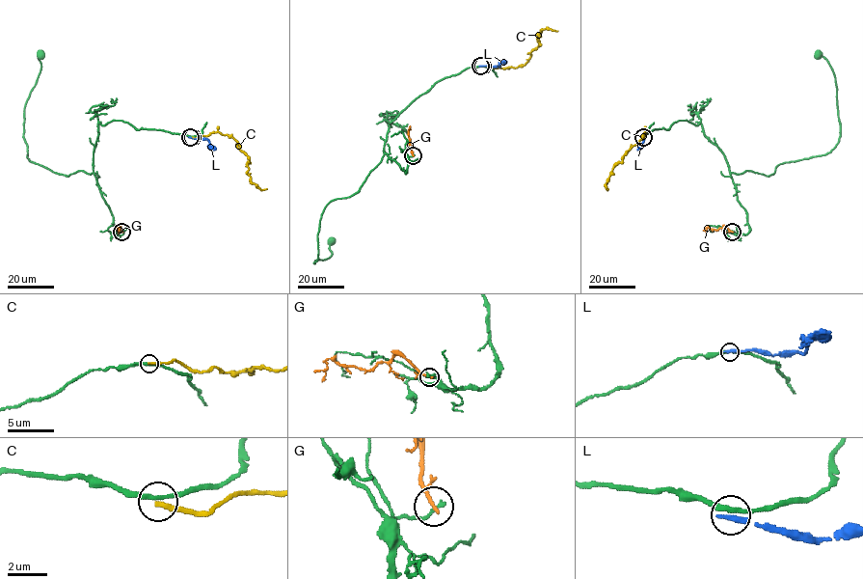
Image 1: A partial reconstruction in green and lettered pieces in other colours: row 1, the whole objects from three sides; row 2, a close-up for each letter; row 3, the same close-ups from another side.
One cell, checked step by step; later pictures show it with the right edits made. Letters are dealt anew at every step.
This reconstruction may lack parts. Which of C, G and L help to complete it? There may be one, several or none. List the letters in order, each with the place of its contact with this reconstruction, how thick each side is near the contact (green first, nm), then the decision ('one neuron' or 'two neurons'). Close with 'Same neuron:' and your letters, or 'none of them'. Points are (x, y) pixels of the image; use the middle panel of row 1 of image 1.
C: contact (482, 66); calibres 220 and 220 nm; two neurons
G: contact (413, 155); calibres 200 and 180 nm; two neurons
L: contact (480, 66); calibres 220 and 320 nm; two neurons
Same neuron: none of them

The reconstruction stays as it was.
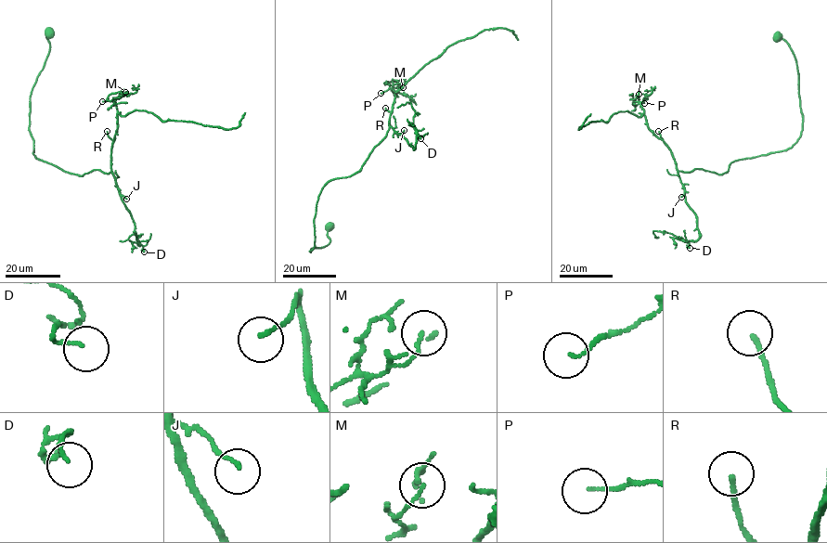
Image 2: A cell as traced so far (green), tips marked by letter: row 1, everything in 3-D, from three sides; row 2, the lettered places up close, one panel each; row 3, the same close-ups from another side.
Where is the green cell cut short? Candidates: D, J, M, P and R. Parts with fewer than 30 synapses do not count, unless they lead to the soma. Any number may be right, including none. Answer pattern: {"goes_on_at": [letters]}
{"goes_on_at": ["R"]}

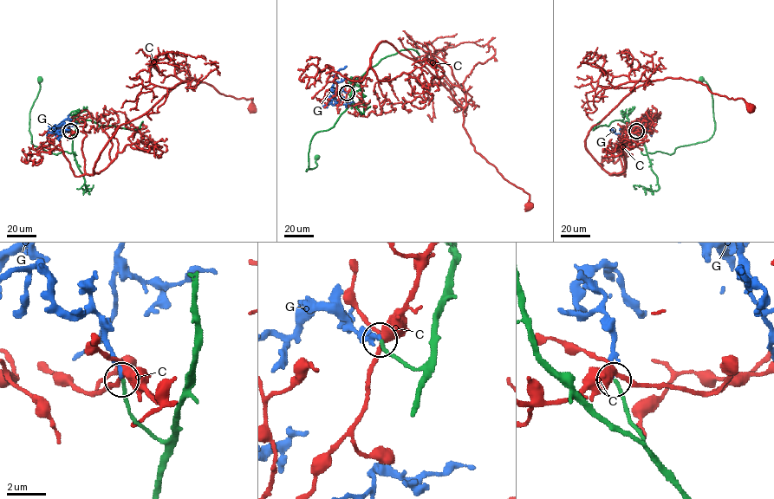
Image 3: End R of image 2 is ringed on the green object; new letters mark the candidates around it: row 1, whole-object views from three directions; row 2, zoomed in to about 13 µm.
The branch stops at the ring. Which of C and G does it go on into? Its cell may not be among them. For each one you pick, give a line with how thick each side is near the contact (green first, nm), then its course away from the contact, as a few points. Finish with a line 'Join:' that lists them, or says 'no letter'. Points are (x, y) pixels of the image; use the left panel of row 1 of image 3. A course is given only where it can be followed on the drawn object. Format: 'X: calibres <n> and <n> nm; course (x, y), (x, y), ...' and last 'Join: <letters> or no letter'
Join: no letter

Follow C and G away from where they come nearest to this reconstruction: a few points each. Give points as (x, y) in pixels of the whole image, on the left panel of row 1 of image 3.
C: (70, 131), (86, 134), (81, 149), (89, 175), (115, 130), (185, 77), (226, 95), (252, 98), (252, 107)
G: (70, 131), (63, 122), (53, 131), (59, 134), (69, 129)

